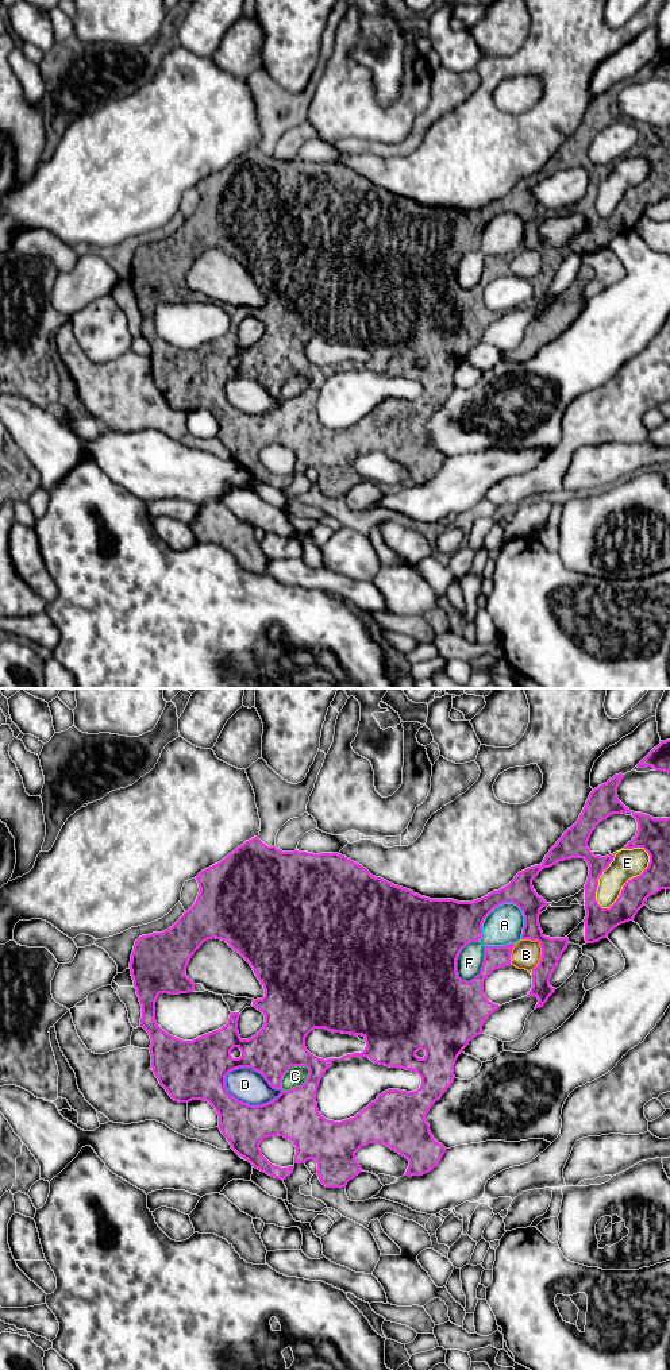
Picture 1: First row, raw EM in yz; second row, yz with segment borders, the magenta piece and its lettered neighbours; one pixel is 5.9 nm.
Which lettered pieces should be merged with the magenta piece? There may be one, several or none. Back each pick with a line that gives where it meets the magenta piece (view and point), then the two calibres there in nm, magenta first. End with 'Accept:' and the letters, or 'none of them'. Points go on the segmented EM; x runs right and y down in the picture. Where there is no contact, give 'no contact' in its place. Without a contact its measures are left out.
Accept: none of them

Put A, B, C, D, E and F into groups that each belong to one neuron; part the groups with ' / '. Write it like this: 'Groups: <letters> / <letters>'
Groups: A B C D E F

